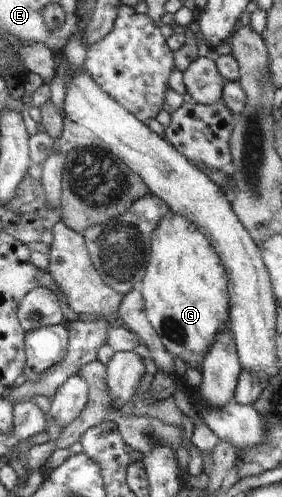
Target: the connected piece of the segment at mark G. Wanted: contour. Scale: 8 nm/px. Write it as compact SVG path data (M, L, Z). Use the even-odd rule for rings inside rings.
M169 210L153 232L152 254L149 267L147 268L140 290L146 305L146 314L153 329L158 332L167 351L178 358L182 363L182 369L190 366L203 368L205 356L209 348L217 342L217 336L230 322L230 294L228 289L228 272L224 262L213 245L192 224L177 212Z

